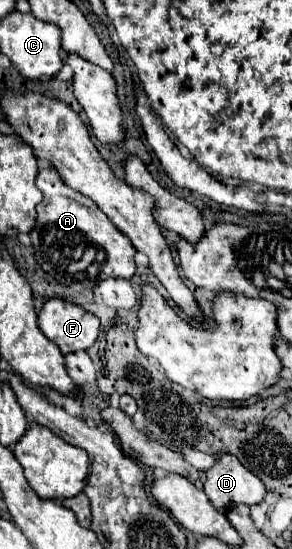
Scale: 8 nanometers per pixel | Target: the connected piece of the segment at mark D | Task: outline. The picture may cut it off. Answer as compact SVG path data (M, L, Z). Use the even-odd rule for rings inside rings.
M219 453L215 465L205 471L203 489L217 509L227 509L237 503L255 505L265 497L263 481L229 453Z

